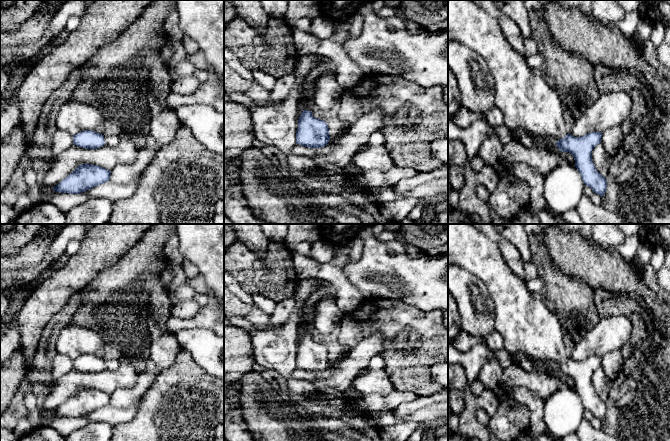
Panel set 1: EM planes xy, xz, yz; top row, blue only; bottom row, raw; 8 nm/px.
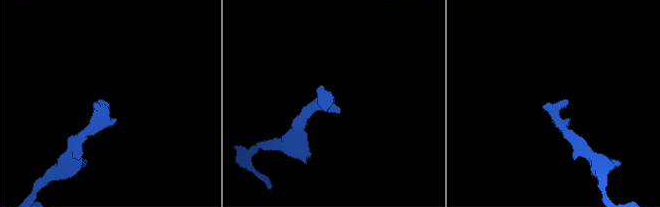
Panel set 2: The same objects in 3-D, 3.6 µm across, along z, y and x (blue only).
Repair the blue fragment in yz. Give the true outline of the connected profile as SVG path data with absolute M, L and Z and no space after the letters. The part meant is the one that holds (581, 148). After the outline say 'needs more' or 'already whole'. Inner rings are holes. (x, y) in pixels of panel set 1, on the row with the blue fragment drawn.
M448 0L448 41L458 41L479 54L488 64L495 83L495 106L503 114L503 125L511 130L525 130L533 137L544 137L555 142L562 152L569 152L575 160L586 186L601 197L607 190L607 181L592 161L592 150L601 143L602 132L591 132L574 137L566 132L562 102L558 91L528 66L527 58L508 42L498 21L478 7L472 0Z; needs more

